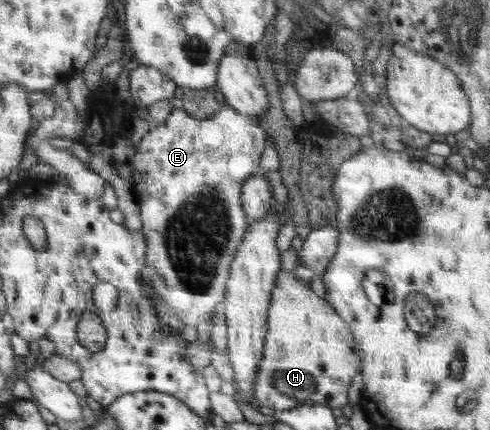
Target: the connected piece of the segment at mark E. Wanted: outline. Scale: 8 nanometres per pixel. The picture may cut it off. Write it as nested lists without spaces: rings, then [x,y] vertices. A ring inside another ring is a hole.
[[[227,105],[203,120],[175,109],[161,125],[144,135],[129,163],[133,172],[132,187],[140,199],[140,231],[146,235],[148,248],[141,278],[153,290],[151,294],[162,325],[172,333],[181,332],[184,324],[198,326],[209,322],[225,300],[233,261],[250,228],[243,208],[242,189],[251,175],[259,174],[259,157],[265,148],[264,127],[258,120]]]

